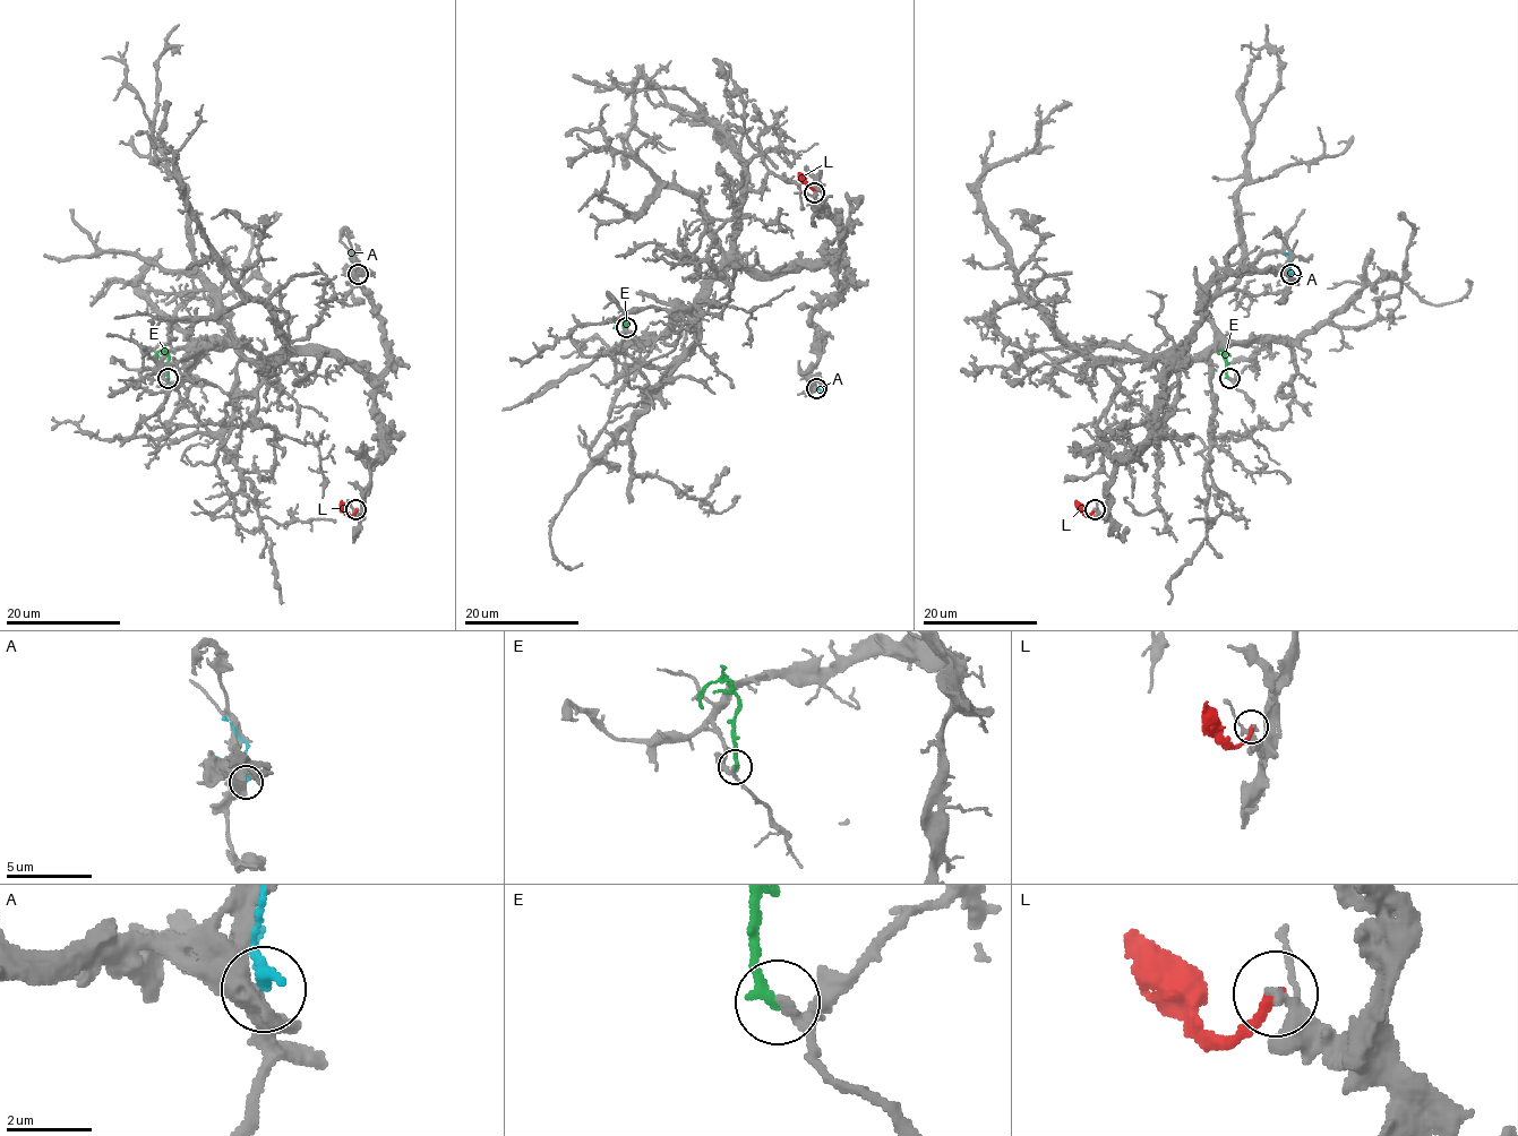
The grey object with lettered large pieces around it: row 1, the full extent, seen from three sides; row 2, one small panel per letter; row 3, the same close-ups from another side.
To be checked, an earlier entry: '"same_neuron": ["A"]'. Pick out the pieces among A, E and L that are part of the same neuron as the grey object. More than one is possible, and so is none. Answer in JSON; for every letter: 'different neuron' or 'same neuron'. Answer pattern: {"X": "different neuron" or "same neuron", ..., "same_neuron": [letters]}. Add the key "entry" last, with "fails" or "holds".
{"A": "different neuron", "E": "same neuron", "L": "different neuron", "same_neuron": ["E"], "entry": "fails"}

